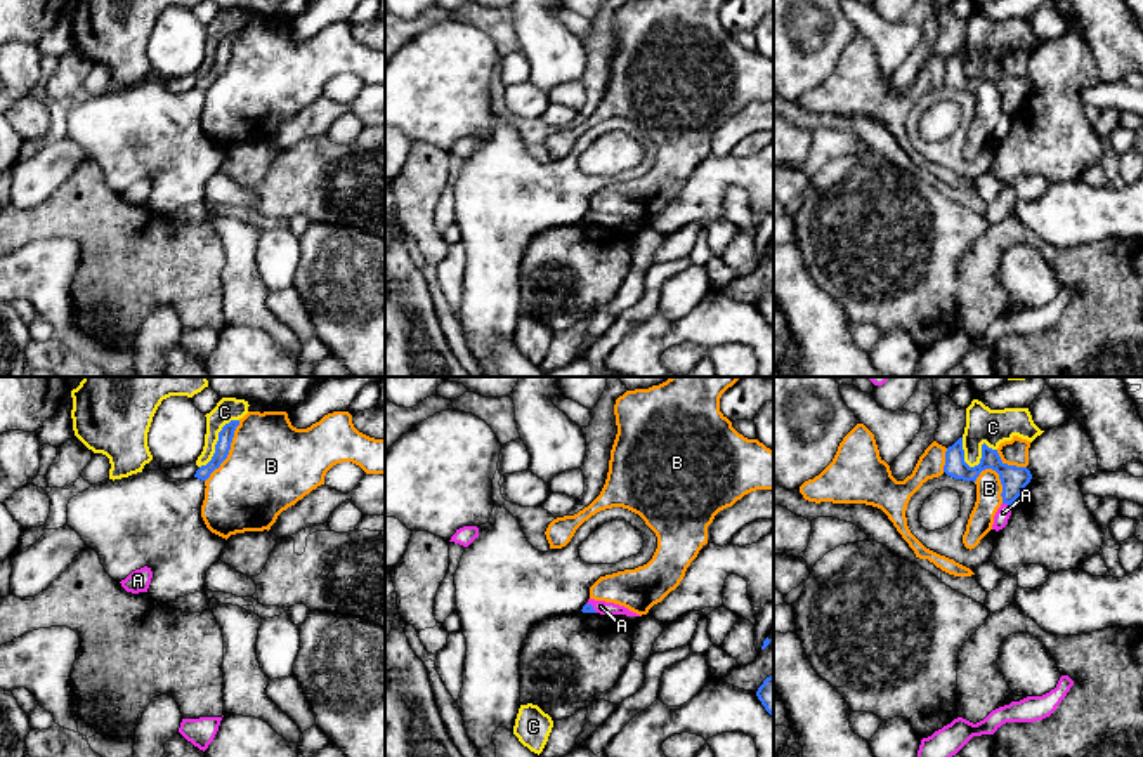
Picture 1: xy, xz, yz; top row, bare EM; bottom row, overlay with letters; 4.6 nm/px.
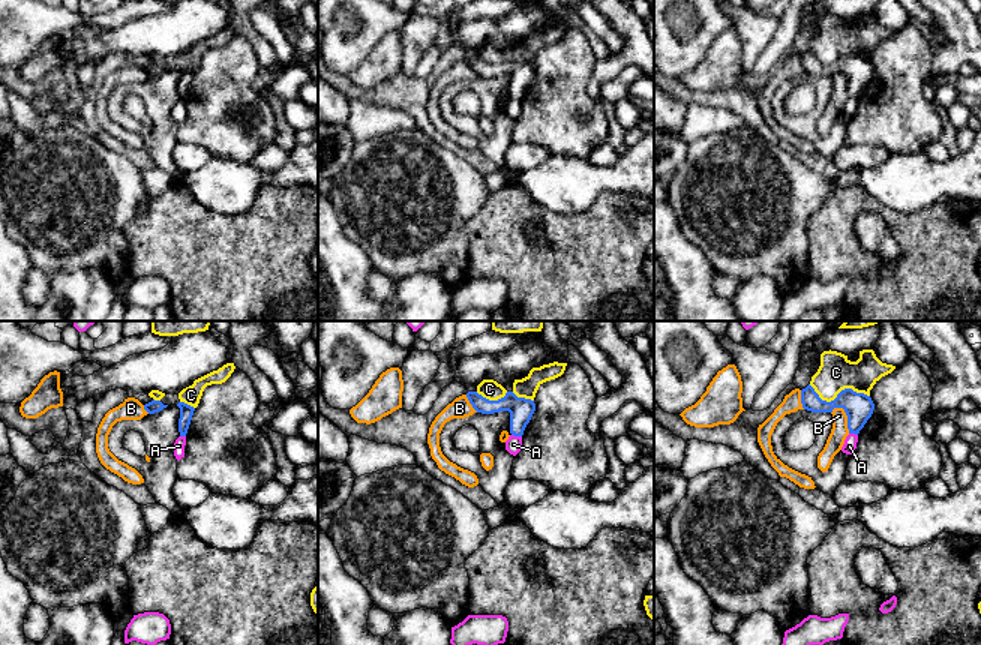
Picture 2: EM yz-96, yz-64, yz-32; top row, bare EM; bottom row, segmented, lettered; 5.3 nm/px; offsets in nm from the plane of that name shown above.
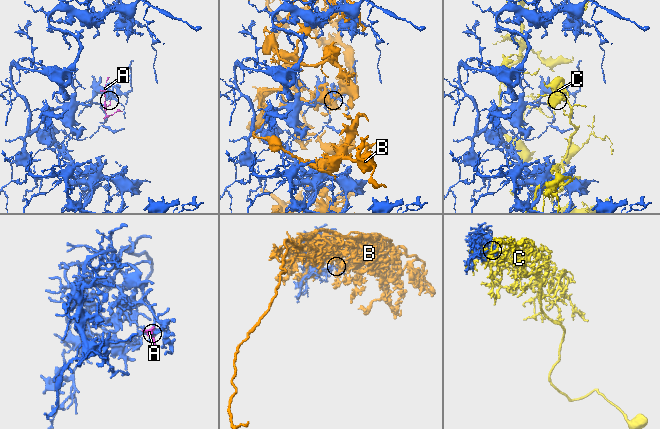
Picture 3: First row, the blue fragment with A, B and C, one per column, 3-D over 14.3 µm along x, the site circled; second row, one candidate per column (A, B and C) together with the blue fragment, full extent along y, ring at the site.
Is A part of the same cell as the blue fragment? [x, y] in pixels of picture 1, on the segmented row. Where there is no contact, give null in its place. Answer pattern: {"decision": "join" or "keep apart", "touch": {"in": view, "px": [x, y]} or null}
{"decision": "keep apart", "touch": {"in": "yz", "px": [1006, 502]}}

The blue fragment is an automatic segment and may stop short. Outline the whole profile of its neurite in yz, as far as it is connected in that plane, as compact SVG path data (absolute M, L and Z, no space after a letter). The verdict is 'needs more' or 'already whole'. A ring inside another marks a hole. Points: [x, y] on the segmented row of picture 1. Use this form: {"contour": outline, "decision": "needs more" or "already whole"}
{"contour": "M959 438L945 451L944 472L954 479L975 483L980 472L985 469L992 469L999 474L999 479L1003 484L1003 493L1001 493L1003 504L1008 504L1008 505L1011 505L1022 495L1023 488L1032 479L1032 474L1027 467L1004 464L997 450L989 448L985 443L982 444L980 464L975 467L970 467L964 462L963 438Z", "decision": "already whole"}

